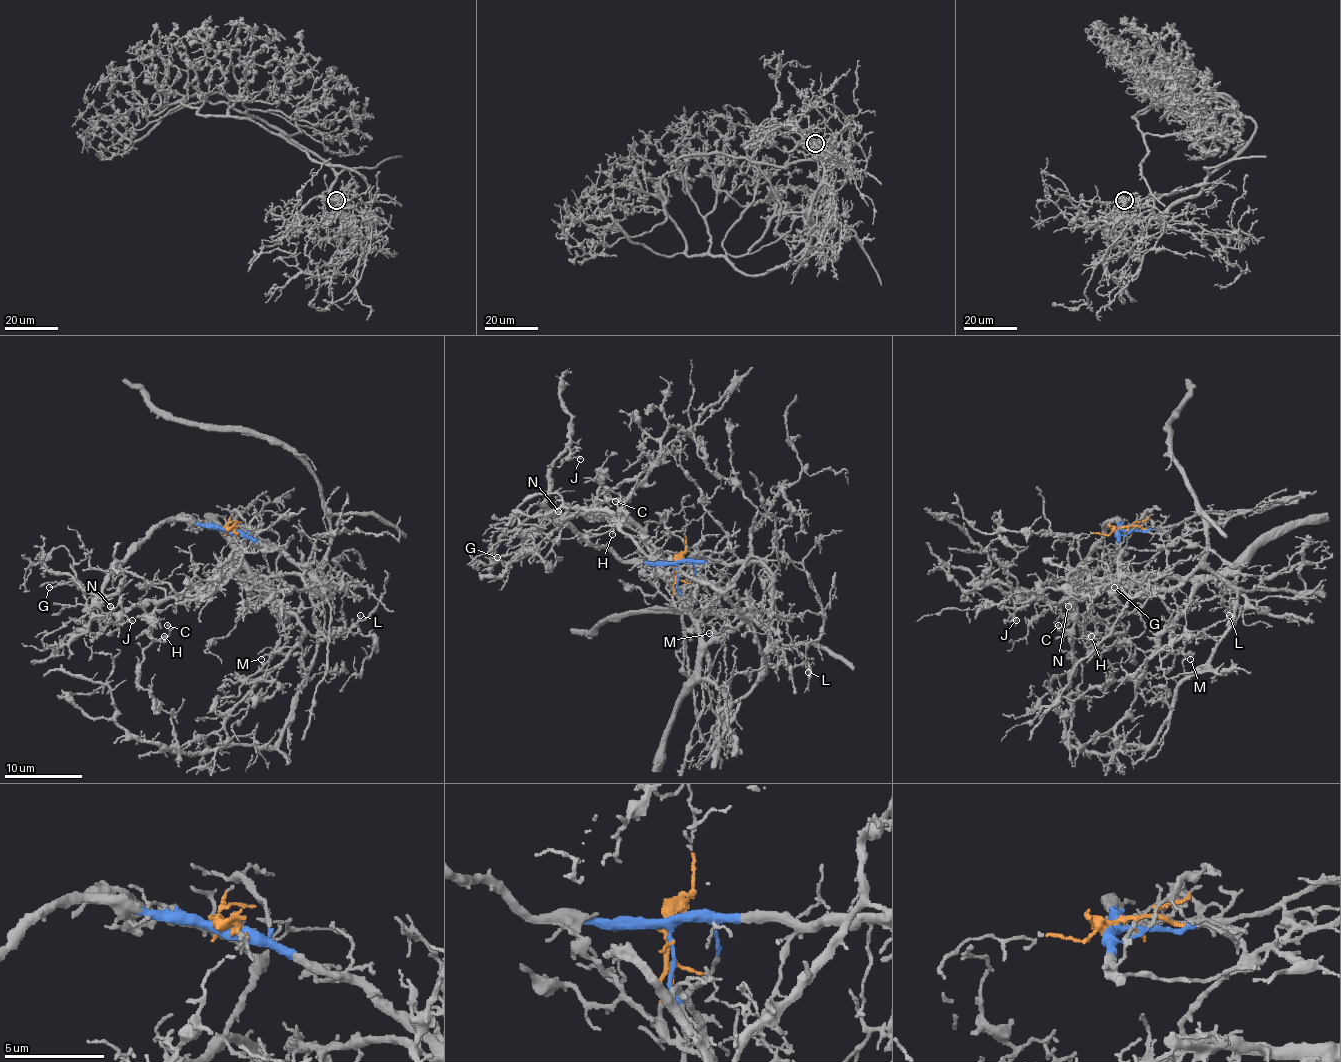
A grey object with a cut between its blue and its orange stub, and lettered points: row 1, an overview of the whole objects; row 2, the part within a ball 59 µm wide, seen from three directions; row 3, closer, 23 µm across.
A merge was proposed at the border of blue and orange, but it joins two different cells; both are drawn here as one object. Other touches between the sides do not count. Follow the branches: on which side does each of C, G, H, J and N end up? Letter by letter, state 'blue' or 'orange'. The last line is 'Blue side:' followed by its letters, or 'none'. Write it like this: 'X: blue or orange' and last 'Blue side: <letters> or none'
C: orange
G: orange
H: orange
J: blue
N: blue
Blue side: J, N

